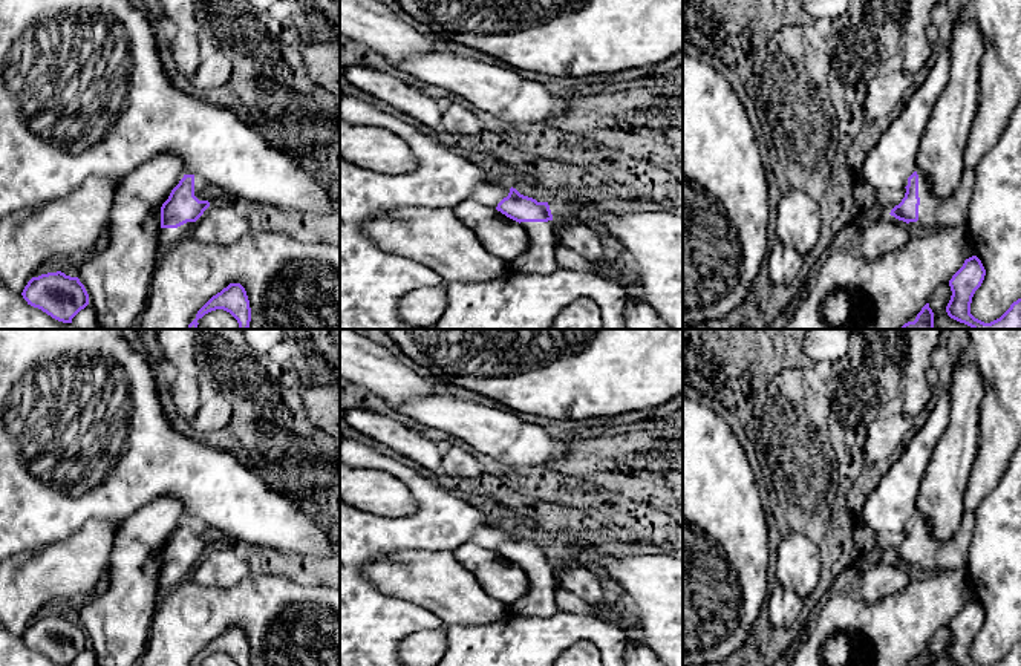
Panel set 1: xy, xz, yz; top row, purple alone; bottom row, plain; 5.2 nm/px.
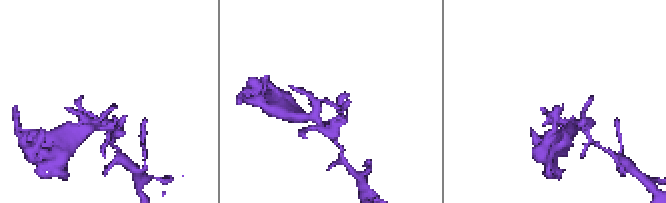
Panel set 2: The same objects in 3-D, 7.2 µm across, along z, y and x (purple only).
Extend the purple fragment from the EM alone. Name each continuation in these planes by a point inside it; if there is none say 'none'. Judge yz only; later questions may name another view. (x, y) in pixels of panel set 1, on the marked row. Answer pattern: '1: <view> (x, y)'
1: yz (934, 213)

